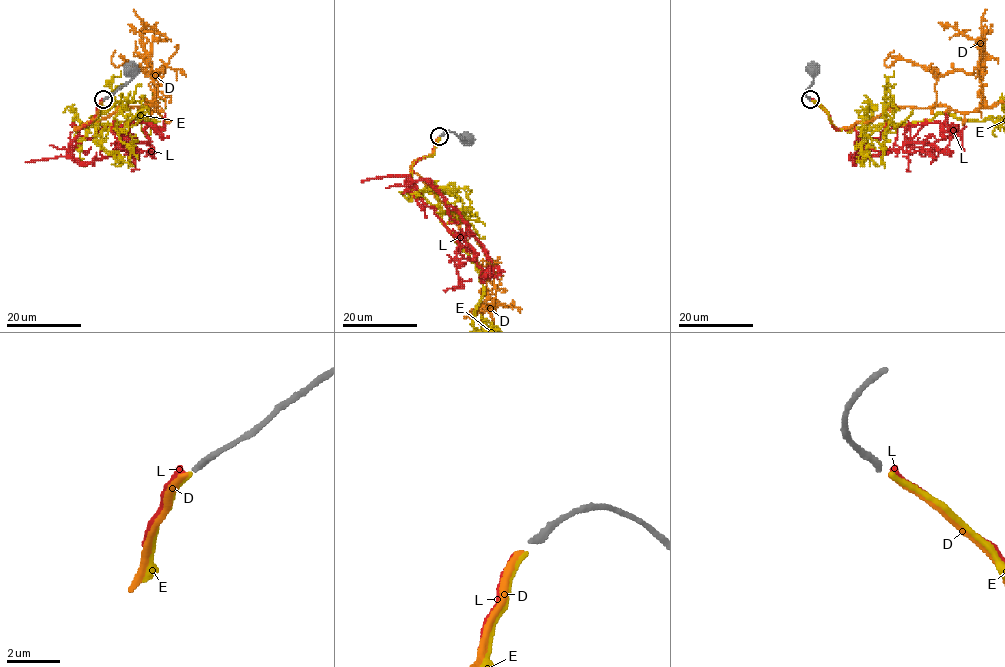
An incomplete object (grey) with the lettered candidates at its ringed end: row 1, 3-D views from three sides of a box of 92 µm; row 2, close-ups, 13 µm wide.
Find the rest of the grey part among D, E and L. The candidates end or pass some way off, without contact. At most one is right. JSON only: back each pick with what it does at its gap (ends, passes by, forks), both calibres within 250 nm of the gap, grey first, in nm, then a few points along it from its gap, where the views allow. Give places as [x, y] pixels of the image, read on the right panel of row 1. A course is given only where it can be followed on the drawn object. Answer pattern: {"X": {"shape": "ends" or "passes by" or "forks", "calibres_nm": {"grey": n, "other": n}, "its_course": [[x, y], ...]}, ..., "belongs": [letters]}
{"belongs": []}

